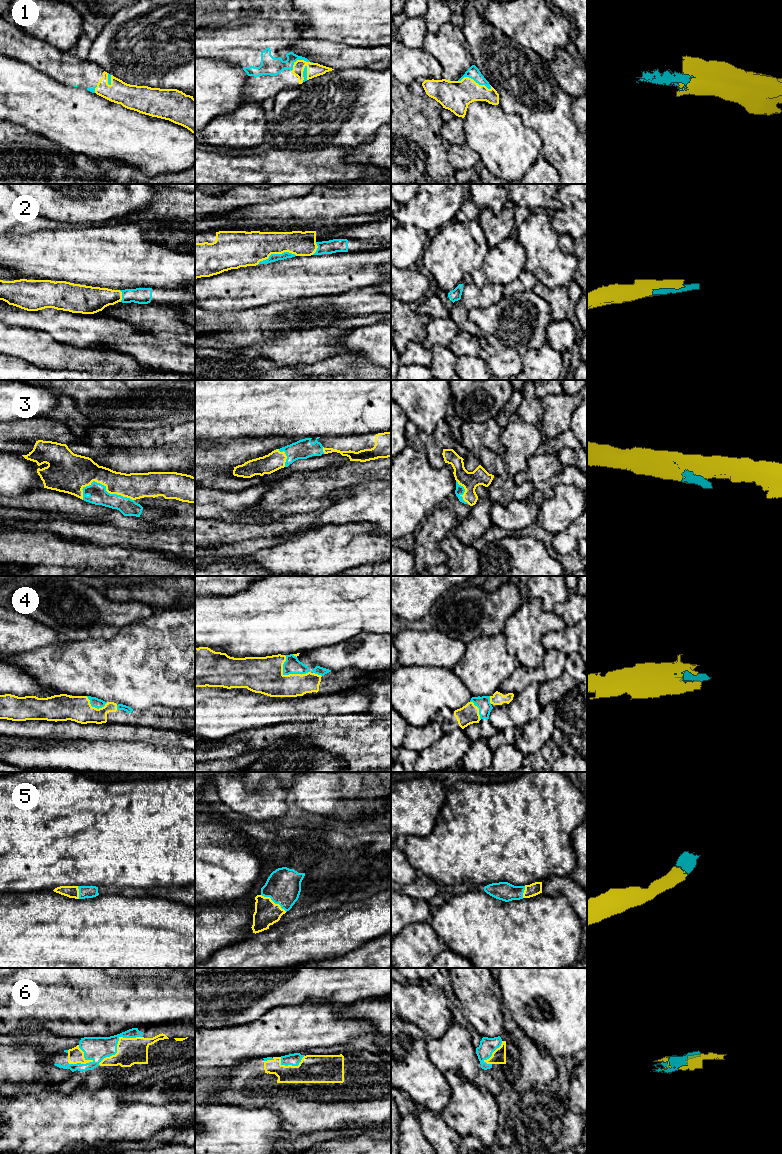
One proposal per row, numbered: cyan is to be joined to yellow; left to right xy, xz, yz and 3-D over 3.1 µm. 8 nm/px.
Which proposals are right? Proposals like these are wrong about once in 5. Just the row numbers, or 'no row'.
1, 2, 3, 4, 5, 6

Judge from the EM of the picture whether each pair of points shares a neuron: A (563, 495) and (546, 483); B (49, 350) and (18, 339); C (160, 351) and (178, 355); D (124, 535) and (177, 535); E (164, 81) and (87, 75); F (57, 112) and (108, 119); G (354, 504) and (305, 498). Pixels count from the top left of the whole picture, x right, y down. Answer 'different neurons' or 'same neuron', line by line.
A: different neurons
B: same neuron
C: same neuron
D: same neuron
E: different neurons
F: same neuron
G: different neurons

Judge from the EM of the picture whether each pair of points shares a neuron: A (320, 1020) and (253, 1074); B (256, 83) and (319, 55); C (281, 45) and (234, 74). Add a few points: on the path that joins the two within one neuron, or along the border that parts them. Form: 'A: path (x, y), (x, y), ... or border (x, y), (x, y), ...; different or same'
A: border (298, 1052), (252, 1059); different
B: border (291, 47), (294, 53), (304, 56), (310, 62); different
C: border (220, 60), (237, 63), (246, 73), (242, 93); different

